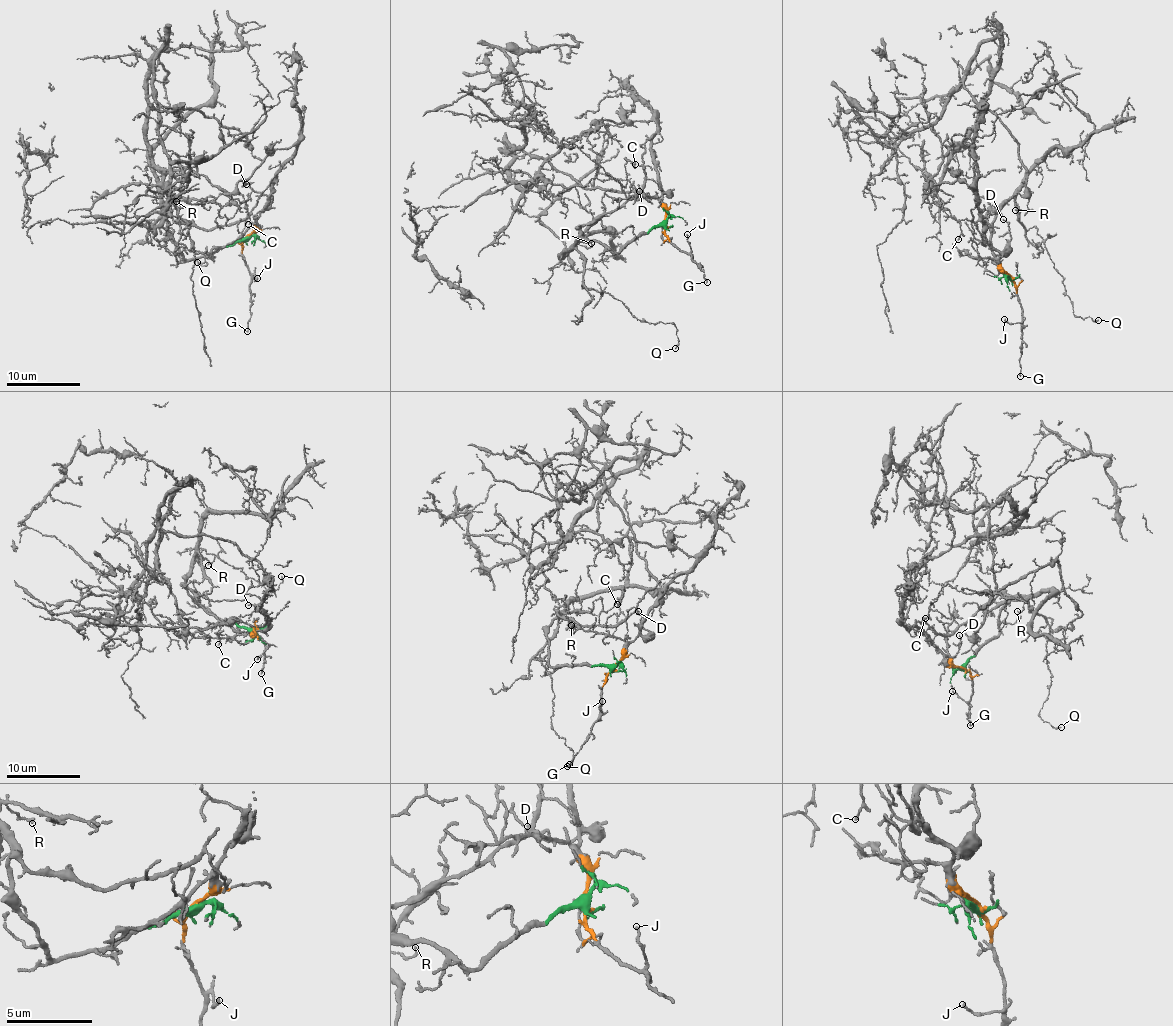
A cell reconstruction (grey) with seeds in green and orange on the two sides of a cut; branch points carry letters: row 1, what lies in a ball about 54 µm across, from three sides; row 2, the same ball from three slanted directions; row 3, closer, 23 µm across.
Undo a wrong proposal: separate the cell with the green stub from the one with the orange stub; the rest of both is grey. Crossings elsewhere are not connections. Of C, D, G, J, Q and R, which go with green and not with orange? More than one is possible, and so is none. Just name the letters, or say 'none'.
C, Q, R

